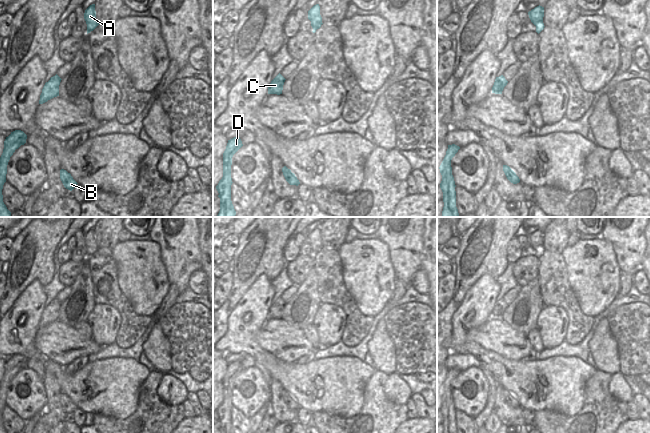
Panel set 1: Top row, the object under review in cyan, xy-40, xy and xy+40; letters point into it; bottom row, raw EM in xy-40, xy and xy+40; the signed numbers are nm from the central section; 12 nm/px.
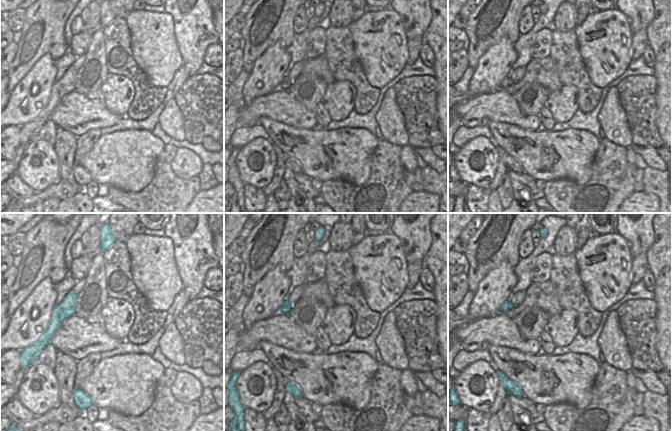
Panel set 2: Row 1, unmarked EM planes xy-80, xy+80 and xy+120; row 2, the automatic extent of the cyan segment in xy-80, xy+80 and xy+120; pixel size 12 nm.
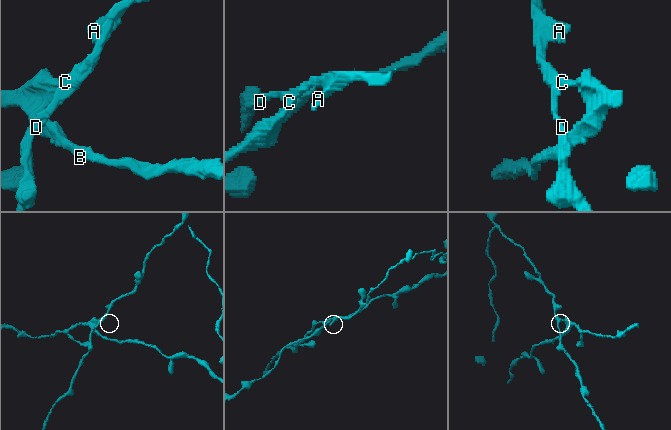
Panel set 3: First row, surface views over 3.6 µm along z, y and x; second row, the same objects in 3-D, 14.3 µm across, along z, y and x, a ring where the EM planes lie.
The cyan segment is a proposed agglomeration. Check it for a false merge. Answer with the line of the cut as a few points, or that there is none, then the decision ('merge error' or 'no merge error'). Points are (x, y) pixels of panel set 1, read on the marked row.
cut in xy+40 along (495, 80), (498, 80), (503, 87); merge error

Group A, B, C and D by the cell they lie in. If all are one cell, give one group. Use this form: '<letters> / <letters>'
A C D / B

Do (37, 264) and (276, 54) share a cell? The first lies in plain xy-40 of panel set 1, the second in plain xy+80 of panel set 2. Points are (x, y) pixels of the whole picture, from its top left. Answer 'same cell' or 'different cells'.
different cells

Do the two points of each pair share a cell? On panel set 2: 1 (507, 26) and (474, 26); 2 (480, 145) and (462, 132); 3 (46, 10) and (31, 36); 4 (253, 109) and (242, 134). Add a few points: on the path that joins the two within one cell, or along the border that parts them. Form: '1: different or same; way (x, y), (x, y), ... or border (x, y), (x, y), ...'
1: same; way (498, 32), (492, 38), (485, 37), (483, 32)
2: different; border (491, 139), (485, 136), (476, 136), (458, 149)
3: same; way (40, 16), (32, 24), (32, 30)
4: different; border (258, 124), (237, 128)

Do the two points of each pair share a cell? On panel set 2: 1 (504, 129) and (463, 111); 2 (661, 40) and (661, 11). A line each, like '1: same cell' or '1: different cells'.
1: different cells
2: same cell

